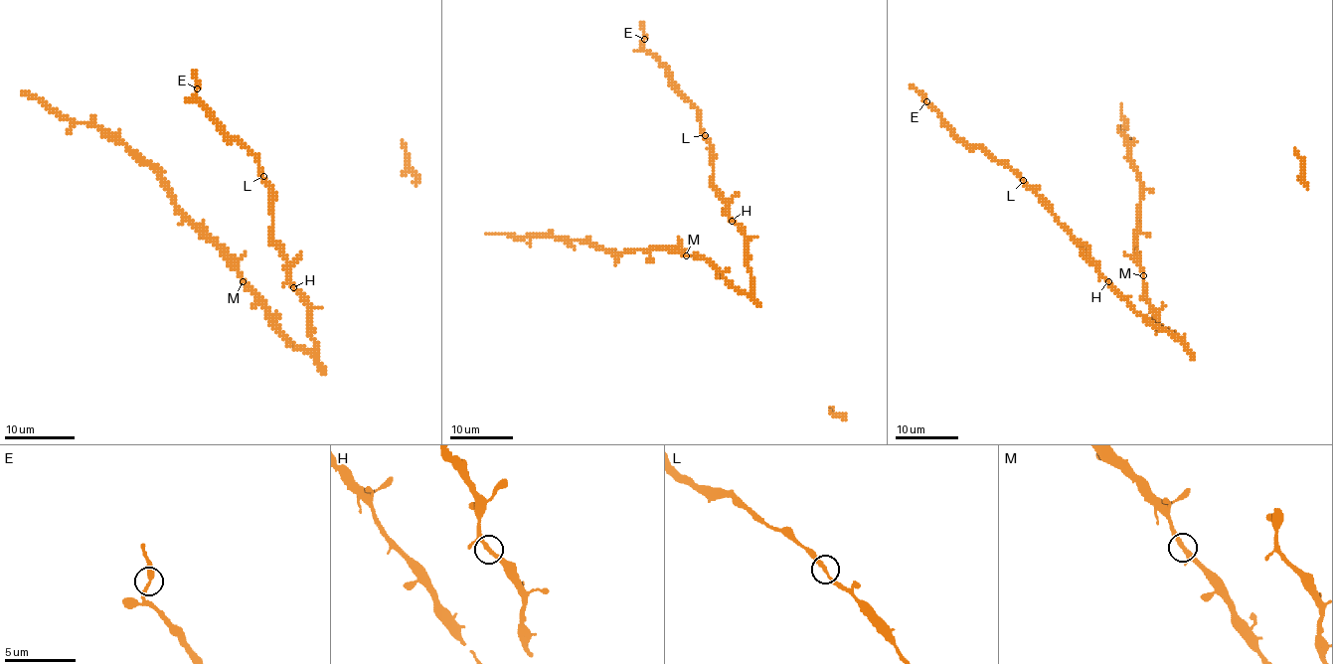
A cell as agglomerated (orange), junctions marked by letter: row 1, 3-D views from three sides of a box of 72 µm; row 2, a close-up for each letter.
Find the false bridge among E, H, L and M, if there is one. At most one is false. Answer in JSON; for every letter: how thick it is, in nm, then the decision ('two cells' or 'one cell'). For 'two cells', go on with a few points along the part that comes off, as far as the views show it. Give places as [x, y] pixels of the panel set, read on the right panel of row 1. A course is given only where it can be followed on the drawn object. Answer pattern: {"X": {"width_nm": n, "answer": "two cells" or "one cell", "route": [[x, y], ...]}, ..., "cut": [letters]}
{"E": {"width_nm": 300, "answer": "one cell"}, "H": {"width_nm": 280, "answer": "one cell"}, "L": {"width_nm": 260, "answer": "one cell"}, "M": {"width_nm": 300, "answer": "one cell"}, "cut": []}

